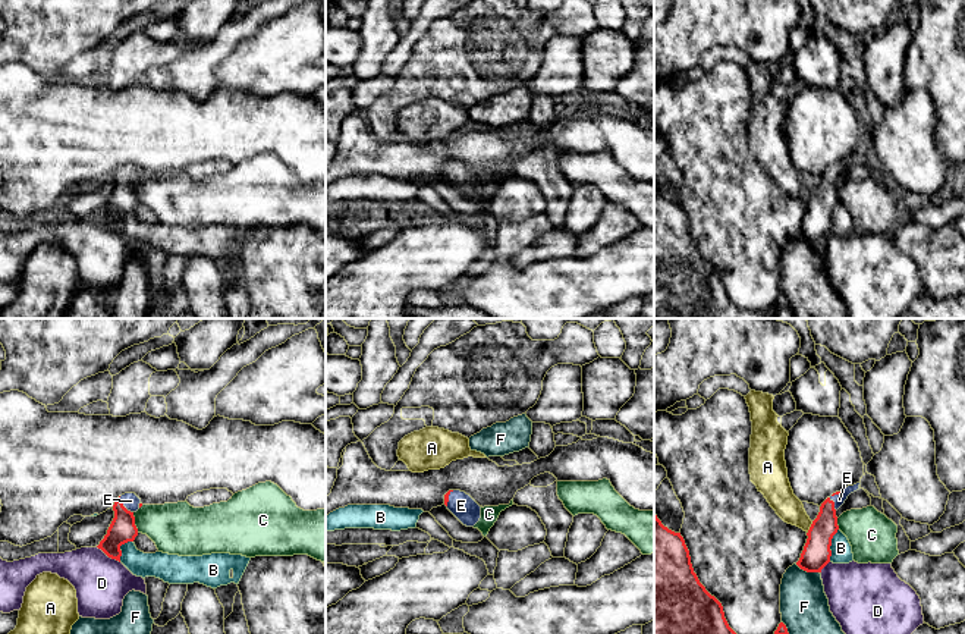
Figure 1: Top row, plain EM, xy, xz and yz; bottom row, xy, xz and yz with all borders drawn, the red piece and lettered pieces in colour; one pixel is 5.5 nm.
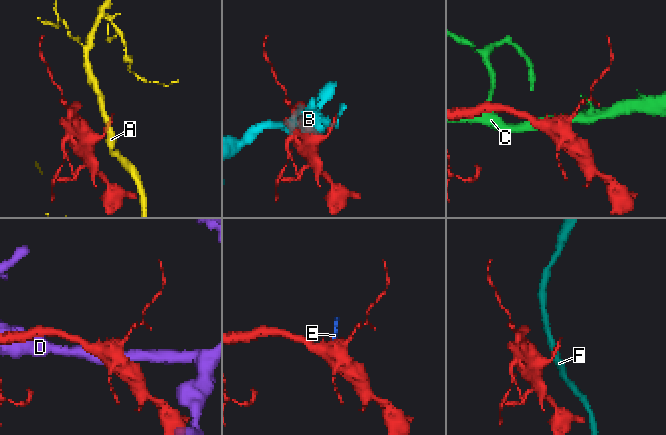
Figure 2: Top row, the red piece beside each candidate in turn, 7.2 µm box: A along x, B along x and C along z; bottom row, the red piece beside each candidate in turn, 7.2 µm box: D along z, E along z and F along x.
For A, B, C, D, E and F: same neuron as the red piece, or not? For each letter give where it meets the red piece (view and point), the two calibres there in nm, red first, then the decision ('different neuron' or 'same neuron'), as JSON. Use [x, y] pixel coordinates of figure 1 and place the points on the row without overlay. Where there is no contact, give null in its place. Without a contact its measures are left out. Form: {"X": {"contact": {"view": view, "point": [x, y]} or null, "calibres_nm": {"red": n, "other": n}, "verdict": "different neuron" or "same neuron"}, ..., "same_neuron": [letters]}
{"A": {"contact": {"view": "yz", "point": [810, 198]}, "calibres_nm": {"red": 160, "other": 150}, "verdict": "different neuron"}, "B": {"contact": {"view": "yz", "point": [830, 216]}, "calibres_nm": {"red": 160, "other": 120}, "verdict": "different neuron"}, "C": {"contact": {"view": "xy", "point": [134, 194]}, "calibres_nm": {"red": 140, "other": 280}, "verdict": "different neuron"}, "D": {"contact": {"view": "xy", "point": [107, 226]}, "calibres_nm": {"red": 140, "other": 300}, "verdict": "different neuron"}, "E": {"contact": {"view": "yz", "point": [829, 170]}, "calibres_nm": {"red": 140, "other": 60}, "verdict": "same neuron"}, "F": {"contact": {"view": "yz", "point": [807, 242]}, "calibres_nm": {"red": 160, "other": 260}, "verdict": "different neuron"}, "same_neuron": ["E"]}

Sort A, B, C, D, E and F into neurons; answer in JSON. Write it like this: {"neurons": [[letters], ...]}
{"neurons": [["A"], ["B"], ["C"], ["D"], ["E"], ["F"]]}

